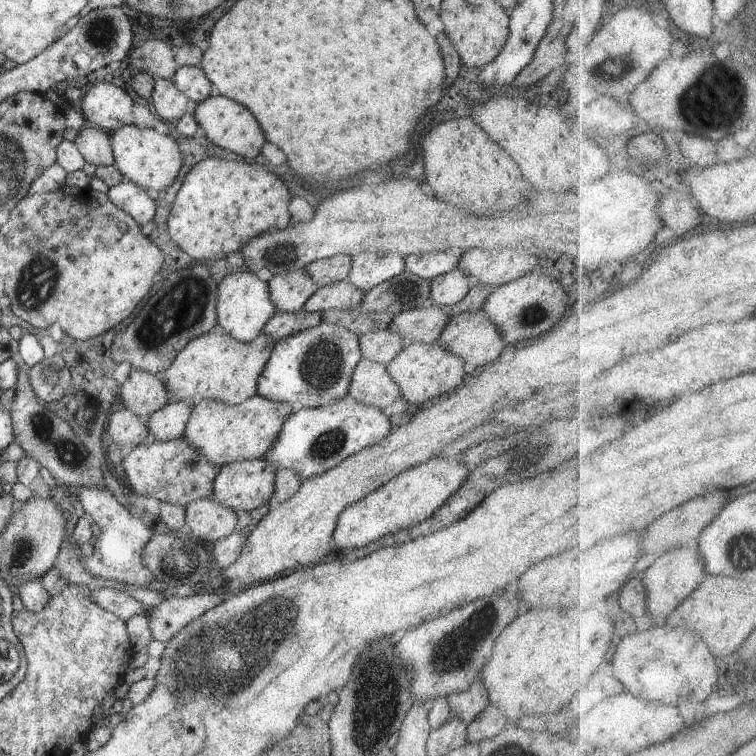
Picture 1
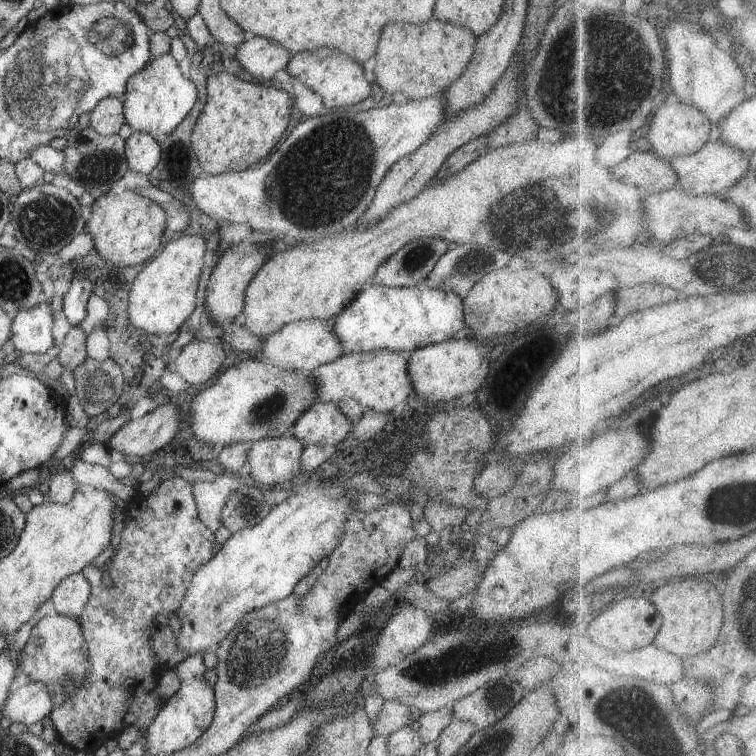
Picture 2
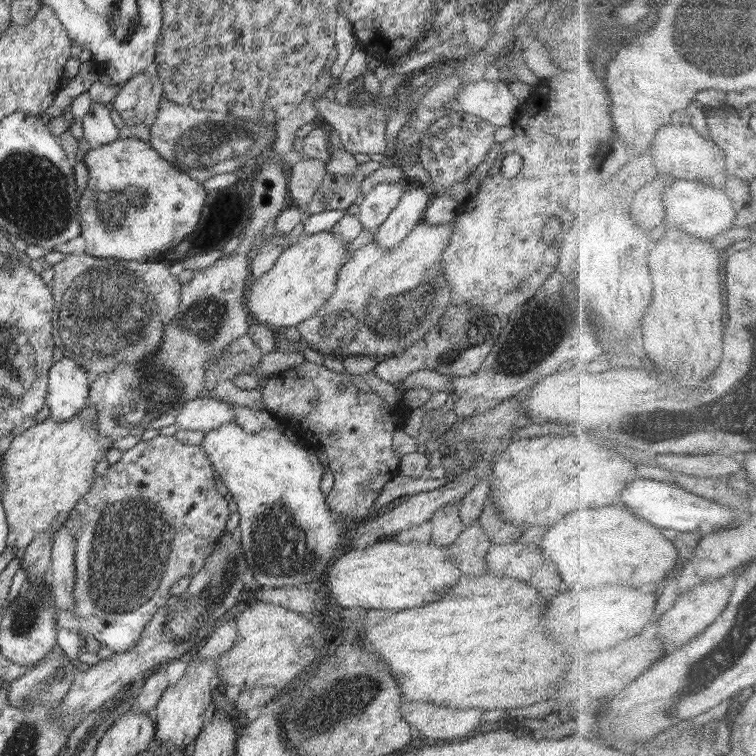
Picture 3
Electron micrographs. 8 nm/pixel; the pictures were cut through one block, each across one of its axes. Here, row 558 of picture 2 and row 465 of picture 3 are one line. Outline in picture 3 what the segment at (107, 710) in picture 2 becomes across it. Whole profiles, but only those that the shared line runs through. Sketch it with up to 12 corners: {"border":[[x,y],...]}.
{"border":[[139,441],[94,473],[78,628],[134,649],[228,522],[201,445]]}

